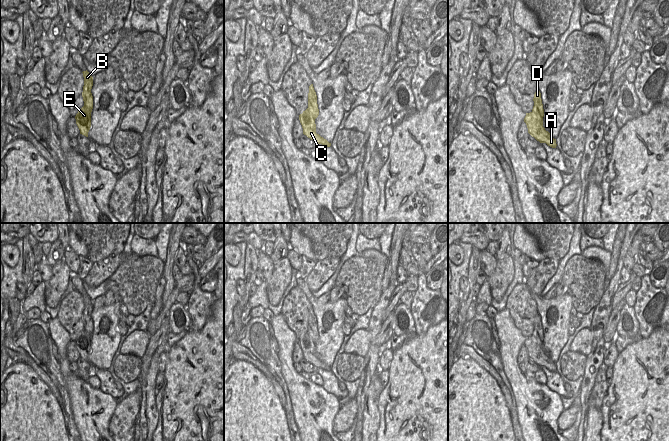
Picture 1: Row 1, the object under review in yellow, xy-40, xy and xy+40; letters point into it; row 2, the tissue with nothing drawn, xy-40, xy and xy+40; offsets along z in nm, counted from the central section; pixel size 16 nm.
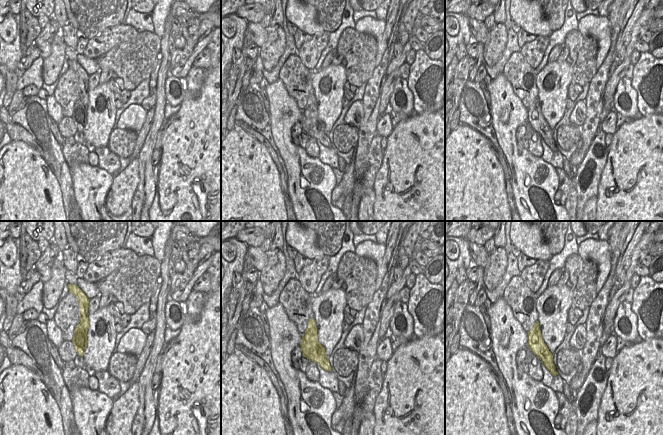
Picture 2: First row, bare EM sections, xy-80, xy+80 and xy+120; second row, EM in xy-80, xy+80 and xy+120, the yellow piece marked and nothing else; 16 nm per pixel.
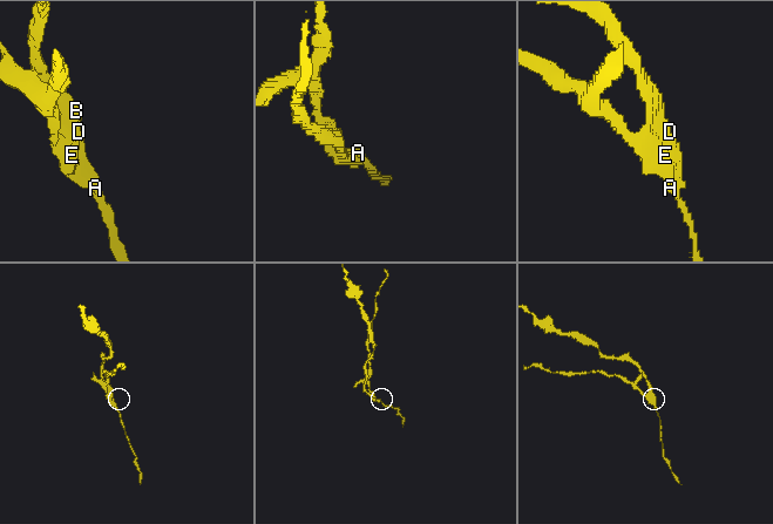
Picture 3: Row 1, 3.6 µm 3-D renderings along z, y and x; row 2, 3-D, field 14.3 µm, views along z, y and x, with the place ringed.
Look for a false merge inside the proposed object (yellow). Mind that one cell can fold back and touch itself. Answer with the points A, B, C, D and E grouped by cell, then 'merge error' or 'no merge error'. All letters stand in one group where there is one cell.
A C E / B D | merge error

